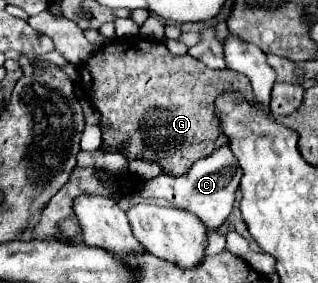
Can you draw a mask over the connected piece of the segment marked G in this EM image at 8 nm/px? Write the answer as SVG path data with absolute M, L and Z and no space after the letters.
M141 35L121 37L105 43L81 69L81 83L97 111L101 113L101 131L103 131L103 149L119 151L129 161L131 159L149 159L161 167L165 175L179 177L191 169L191 165L215 149L227 143L227 137L217 129L215 115L215 97L229 89L239 89L249 101L253 99L251 83L245 75L227 69L209 69L203 61L191 55L171 55L165 43L149 41Z

